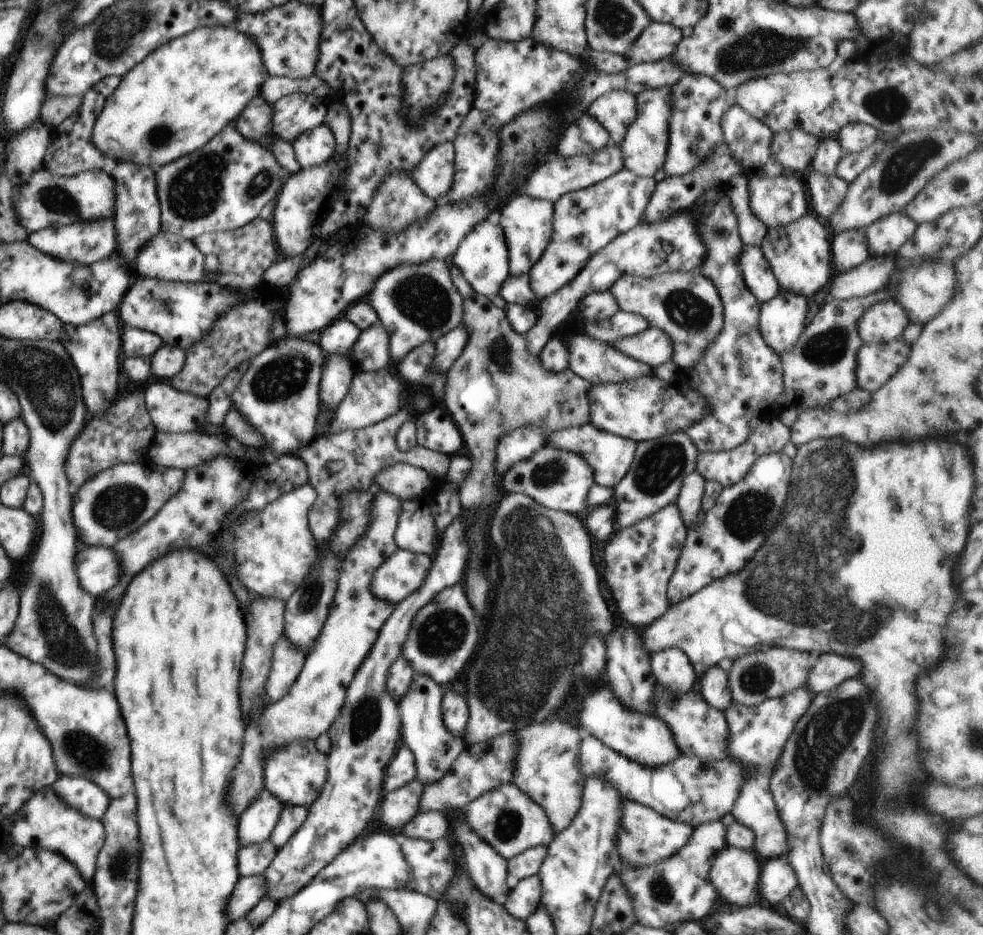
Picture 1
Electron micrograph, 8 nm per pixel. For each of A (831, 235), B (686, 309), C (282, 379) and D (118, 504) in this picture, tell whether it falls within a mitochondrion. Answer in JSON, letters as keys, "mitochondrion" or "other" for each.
{"A":"other","B":"mitochondrion","C":"mitochondrion","D":"mitochondrion"}

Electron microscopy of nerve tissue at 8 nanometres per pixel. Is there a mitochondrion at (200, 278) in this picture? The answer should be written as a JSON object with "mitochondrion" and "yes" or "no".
{"mitochondrion":"no"}

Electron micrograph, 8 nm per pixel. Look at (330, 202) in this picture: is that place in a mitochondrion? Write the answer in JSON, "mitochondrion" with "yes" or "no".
{"mitochondrion":"no"}

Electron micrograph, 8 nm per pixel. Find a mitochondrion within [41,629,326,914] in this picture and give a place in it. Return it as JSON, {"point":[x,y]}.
{"point":[83,748]}

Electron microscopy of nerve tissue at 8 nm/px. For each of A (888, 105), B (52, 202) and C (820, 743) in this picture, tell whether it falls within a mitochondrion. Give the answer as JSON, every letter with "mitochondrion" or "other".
{"A":"mitochondrion","B":"mitochondrion","C":"mitochondrion"}

